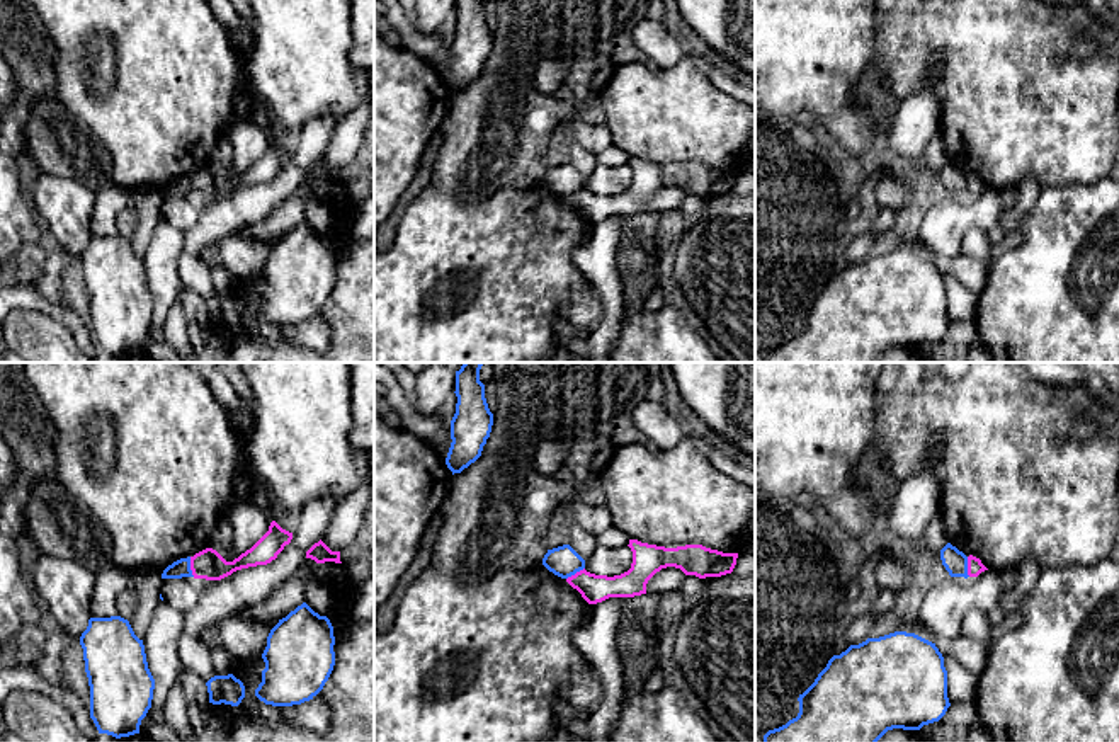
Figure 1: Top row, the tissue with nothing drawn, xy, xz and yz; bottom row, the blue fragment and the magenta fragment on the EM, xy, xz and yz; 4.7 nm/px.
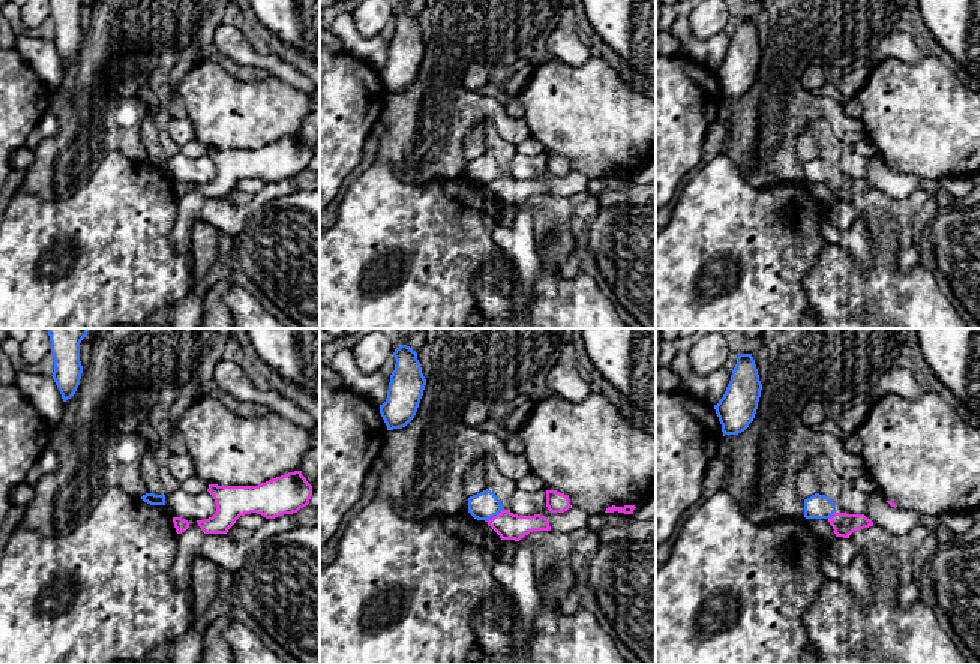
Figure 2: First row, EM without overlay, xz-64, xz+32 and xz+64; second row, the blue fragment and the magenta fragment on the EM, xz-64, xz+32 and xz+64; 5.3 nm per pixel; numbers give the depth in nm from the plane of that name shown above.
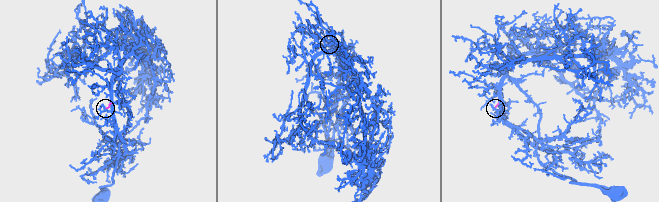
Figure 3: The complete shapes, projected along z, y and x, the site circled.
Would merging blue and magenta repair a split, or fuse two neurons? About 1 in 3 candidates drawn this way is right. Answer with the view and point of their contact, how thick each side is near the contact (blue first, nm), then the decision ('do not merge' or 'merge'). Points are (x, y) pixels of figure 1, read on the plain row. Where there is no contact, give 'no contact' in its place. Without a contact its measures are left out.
contact xy (189, 186); calibres 90 and 140 nm; do not merge

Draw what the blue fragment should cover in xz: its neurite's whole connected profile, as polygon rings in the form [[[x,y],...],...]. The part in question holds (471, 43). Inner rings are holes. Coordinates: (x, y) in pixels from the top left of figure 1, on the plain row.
[[[456,0],[456,32],[451,39],[451,66],[446,77],[447,87],[461,92],[474,82],[490,56],[493,32],[485,17],[481,0]]]

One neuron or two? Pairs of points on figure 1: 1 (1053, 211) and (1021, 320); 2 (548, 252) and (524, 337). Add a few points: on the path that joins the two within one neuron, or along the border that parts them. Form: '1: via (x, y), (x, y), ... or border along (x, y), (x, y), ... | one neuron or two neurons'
1: via (1053, 239), (1053, 288), (1048, 293) | one neuron
2: via (528, 273), (524, 276), (524, 317) | one neuron

